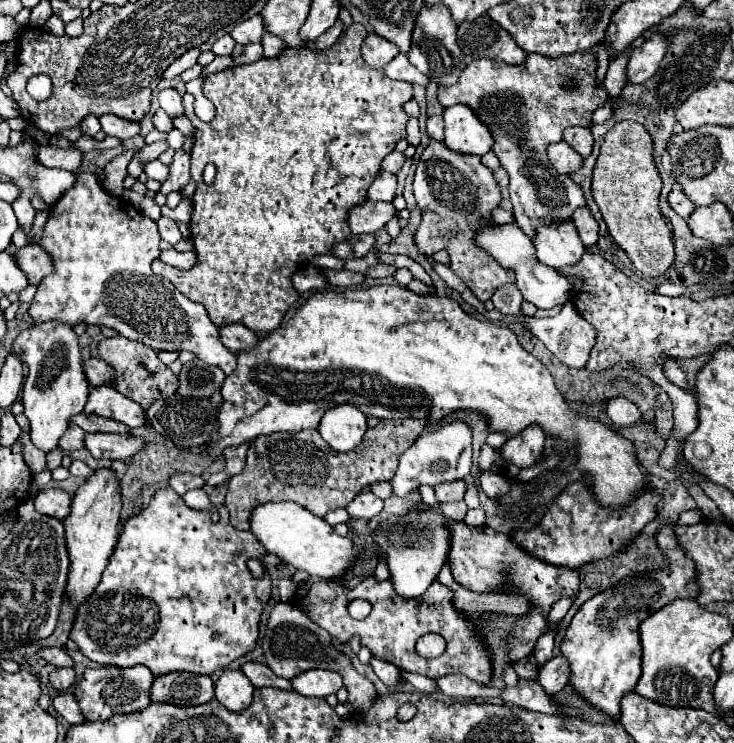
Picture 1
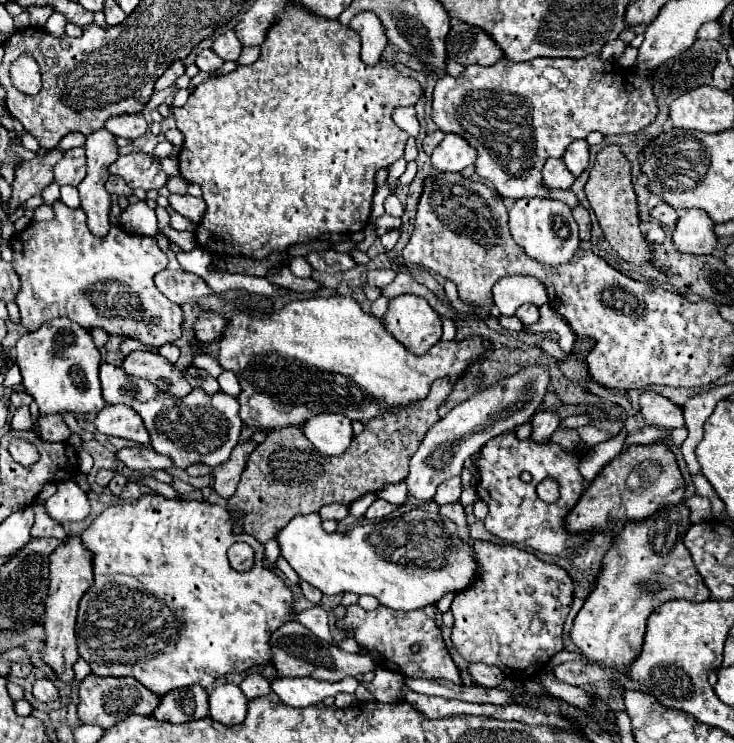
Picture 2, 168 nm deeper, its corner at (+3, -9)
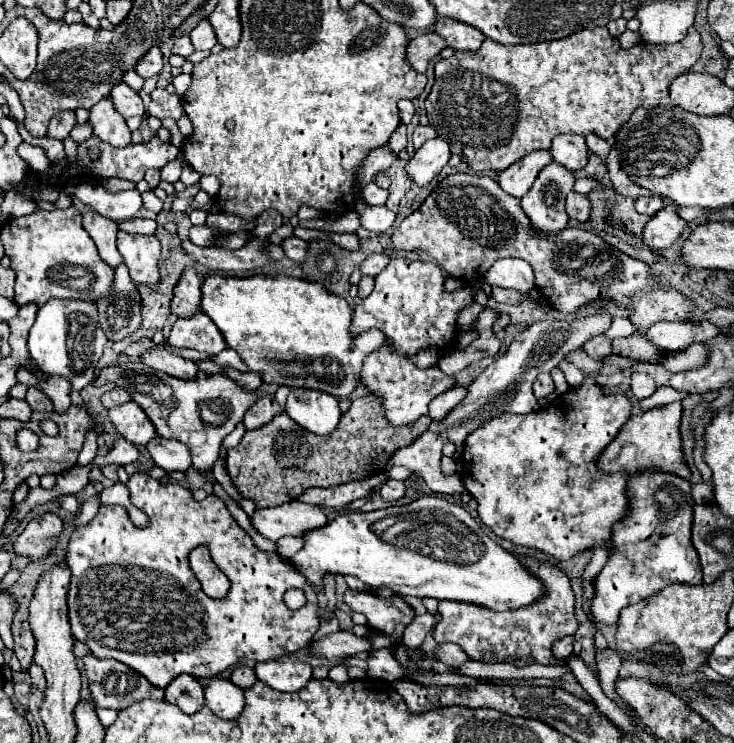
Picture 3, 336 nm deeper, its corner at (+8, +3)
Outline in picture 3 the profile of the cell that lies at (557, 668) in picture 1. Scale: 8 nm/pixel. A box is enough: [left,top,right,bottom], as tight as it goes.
[552,636,574,660]

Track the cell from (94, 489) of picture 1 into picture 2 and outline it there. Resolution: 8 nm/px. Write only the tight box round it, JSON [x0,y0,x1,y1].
[41,536,93,682]

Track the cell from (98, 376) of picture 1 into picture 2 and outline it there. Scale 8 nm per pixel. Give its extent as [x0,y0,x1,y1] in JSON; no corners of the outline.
[99,364,243,470]

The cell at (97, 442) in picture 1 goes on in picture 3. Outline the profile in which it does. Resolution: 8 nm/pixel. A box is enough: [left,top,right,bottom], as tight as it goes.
[146,436,190,472]

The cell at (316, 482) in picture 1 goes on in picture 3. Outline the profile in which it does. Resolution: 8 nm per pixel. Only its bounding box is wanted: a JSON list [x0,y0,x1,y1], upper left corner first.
[228,396,430,510]

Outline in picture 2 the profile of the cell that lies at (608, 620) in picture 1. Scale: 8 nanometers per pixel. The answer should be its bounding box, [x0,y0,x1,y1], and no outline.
[571,502,705,672]

